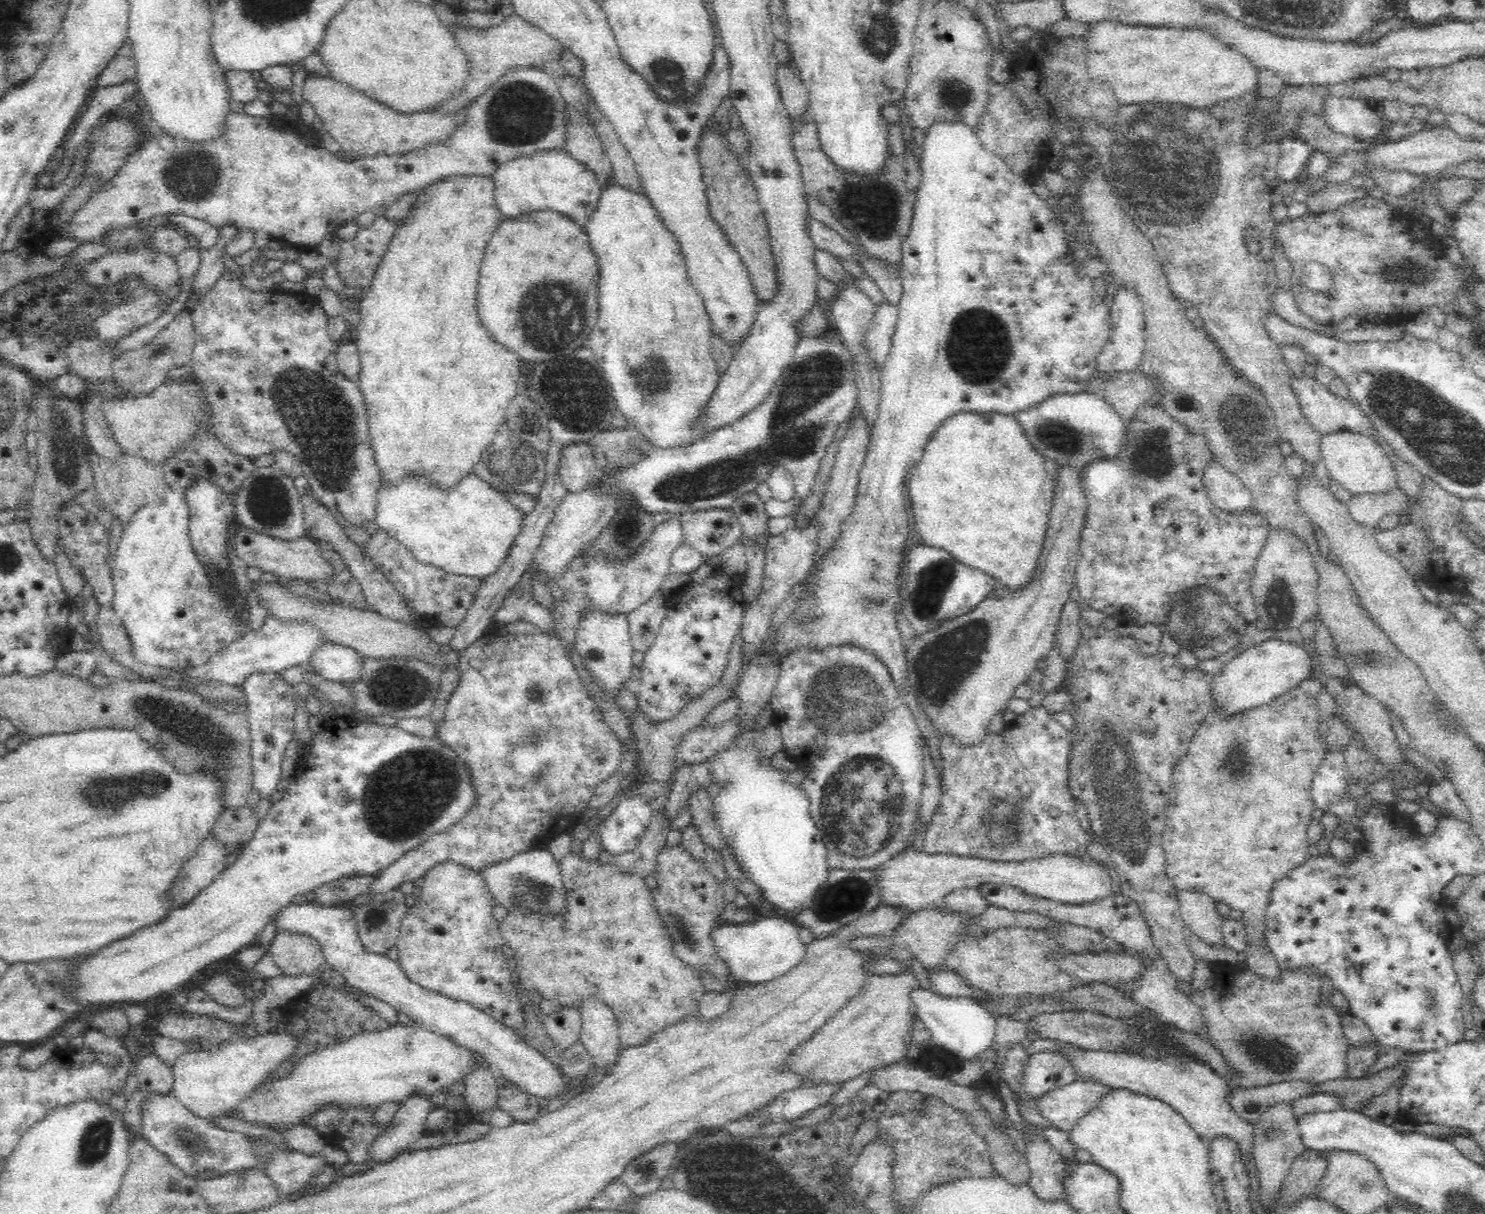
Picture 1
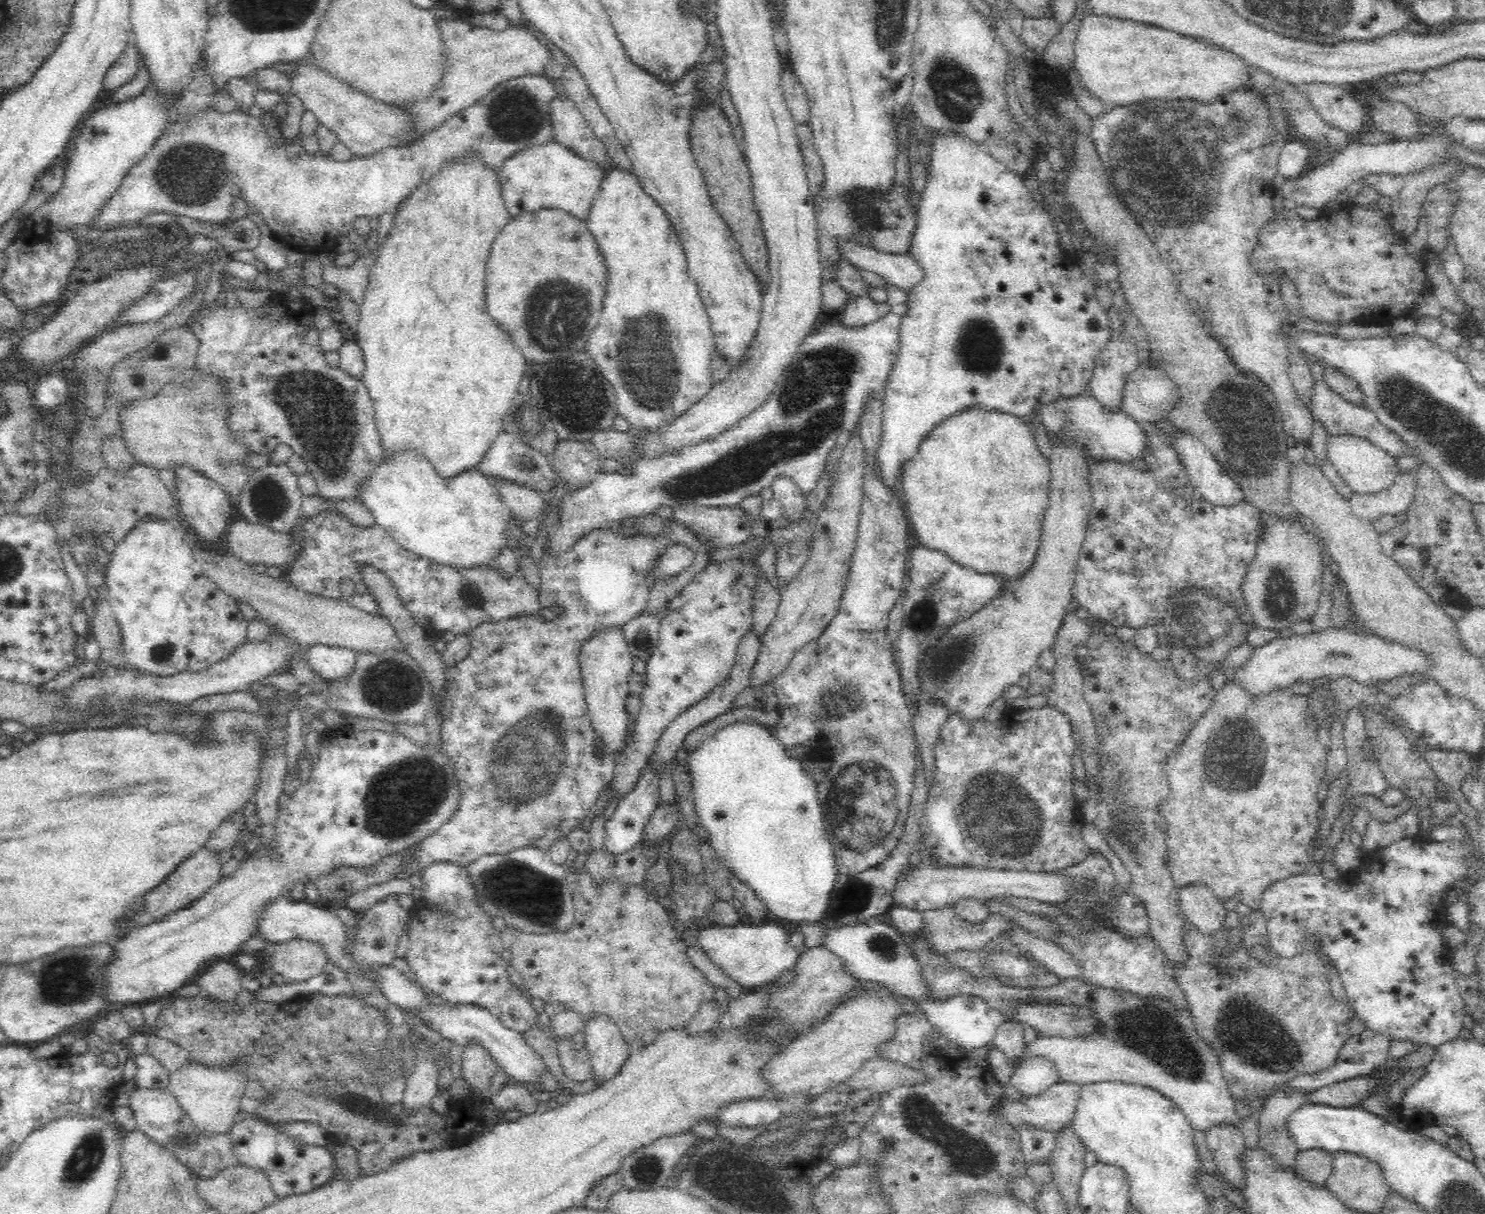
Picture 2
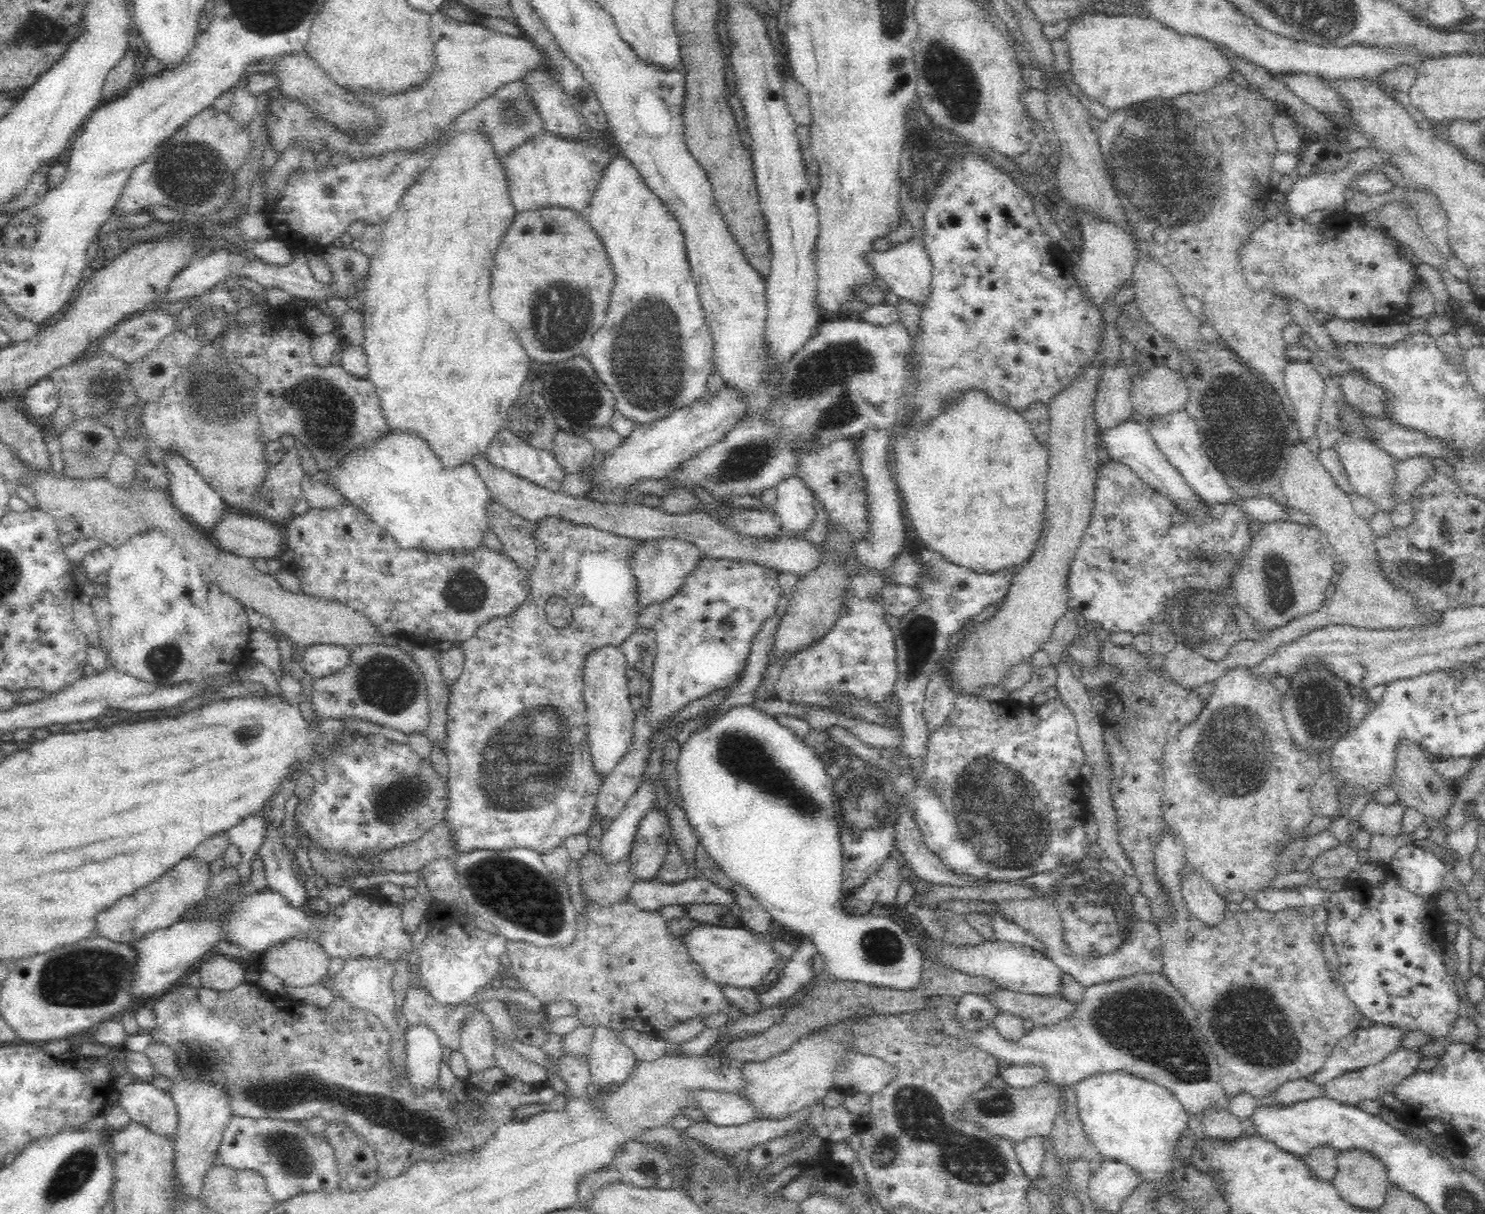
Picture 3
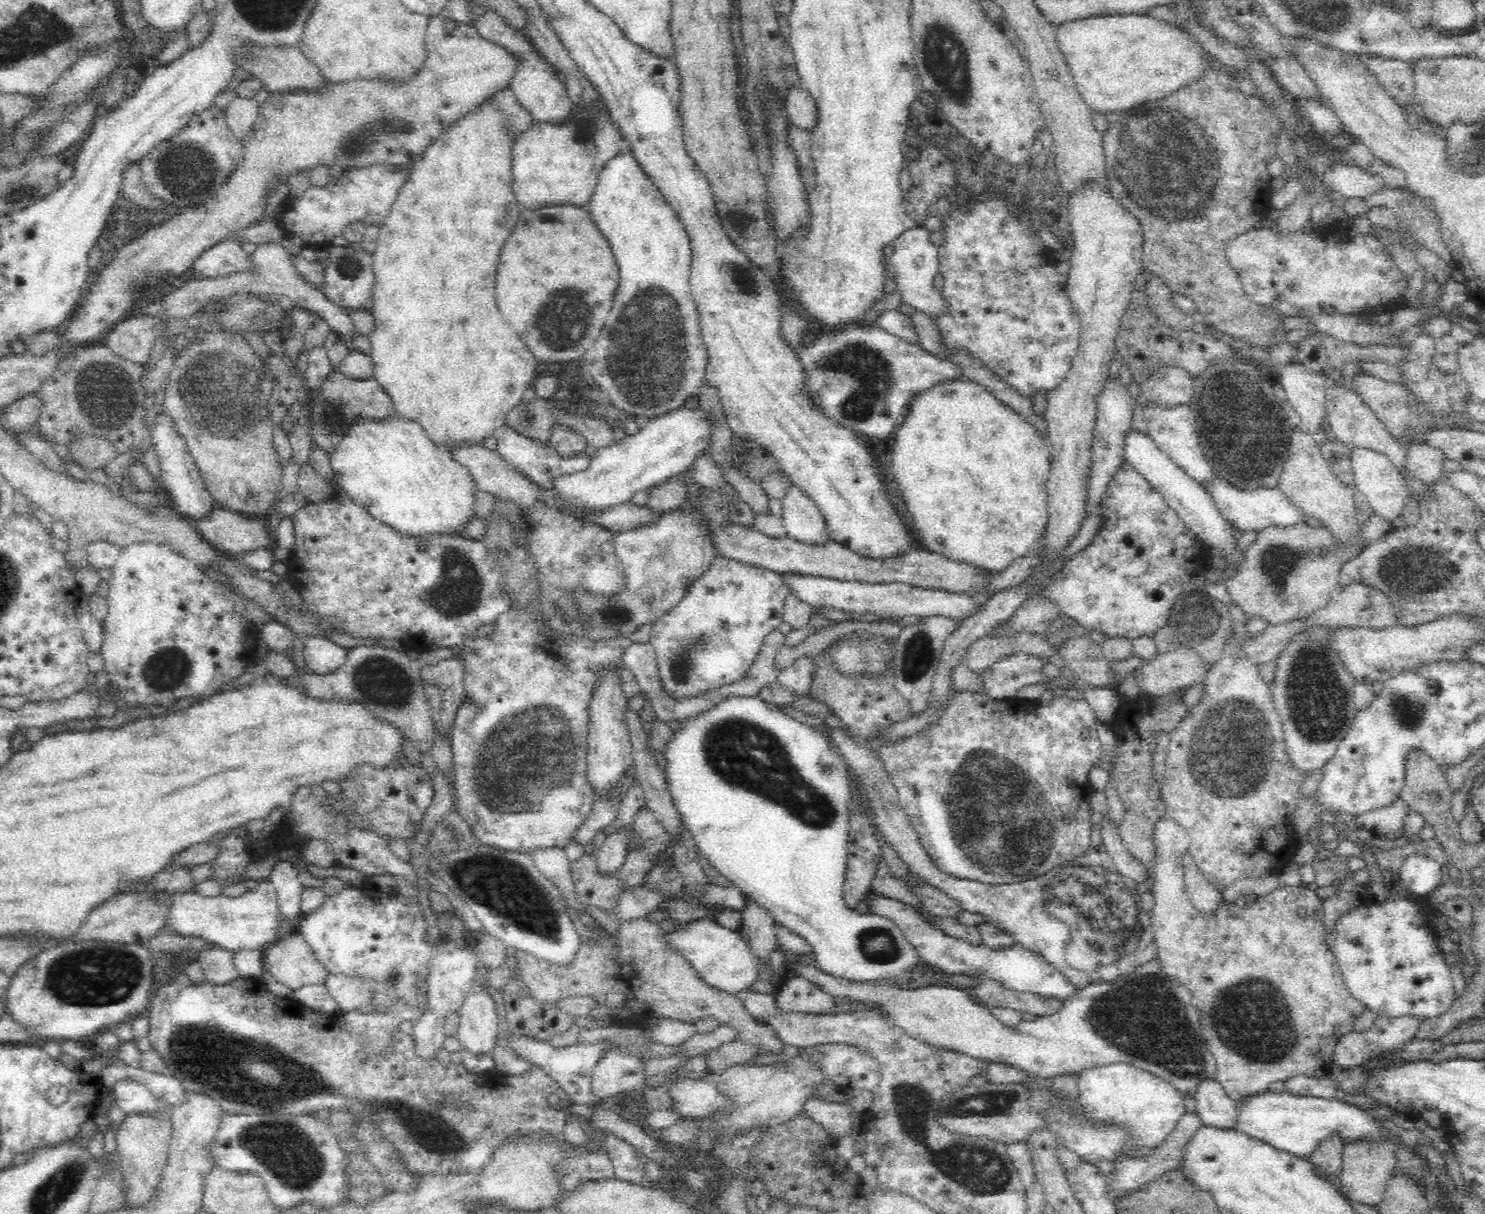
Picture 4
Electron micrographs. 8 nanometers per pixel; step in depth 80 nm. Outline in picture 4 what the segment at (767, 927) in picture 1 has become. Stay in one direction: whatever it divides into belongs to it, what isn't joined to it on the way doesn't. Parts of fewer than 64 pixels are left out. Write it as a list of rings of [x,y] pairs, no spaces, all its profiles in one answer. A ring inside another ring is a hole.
[[[711,918],[684,922],[674,932],[668,932],[667,938],[670,945],[676,945],[684,953],[704,981],[730,994],[752,988],[752,984],[759,980],[760,970],[769,964],[768,953],[760,955],[754,951],[748,944],[749,938],[740,929],[724,928]]]

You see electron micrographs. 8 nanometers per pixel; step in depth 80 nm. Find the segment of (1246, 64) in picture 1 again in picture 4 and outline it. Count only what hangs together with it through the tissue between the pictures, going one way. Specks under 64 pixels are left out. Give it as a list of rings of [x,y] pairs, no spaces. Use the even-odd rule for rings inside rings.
[[[1149,12],[1104,13],[1066,21],[1056,26],[1055,37],[1059,50],[1065,56],[1075,87],[1092,112],[1124,111],[1150,99],[1174,95],[1174,92],[1182,88],[1188,88],[1192,84],[1196,86],[1198,82],[1202,82],[1210,70],[1218,70],[1218,62],[1202,48],[1198,38],[1164,19],[1151,16]]]

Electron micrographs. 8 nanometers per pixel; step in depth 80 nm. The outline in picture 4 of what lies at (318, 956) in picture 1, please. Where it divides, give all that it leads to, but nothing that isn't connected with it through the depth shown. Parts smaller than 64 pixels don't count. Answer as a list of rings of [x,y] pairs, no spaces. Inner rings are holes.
[[[301,933],[268,945],[262,951],[262,959],[264,970],[286,990],[318,984],[330,973]]]

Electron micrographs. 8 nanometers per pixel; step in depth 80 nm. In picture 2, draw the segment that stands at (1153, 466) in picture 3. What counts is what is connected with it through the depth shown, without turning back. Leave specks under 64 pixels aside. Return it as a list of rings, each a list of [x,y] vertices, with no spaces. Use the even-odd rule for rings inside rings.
[[[1085,391],[1077,395],[1066,395],[1055,398],[1053,401],[1034,407],[1030,414],[1022,415],[1021,419],[1027,424],[1031,435],[1036,438],[1034,428],[1042,428],[1046,440],[1050,442],[1051,448],[1061,444],[1061,446],[1071,446],[1081,456],[1086,463],[1094,463],[1100,460],[1120,459],[1130,462],[1130,459],[1137,457],[1141,453],[1141,448],[1145,443],[1139,423],[1128,414],[1124,414],[1114,405],[1104,405],[1096,398],[1093,392]]]

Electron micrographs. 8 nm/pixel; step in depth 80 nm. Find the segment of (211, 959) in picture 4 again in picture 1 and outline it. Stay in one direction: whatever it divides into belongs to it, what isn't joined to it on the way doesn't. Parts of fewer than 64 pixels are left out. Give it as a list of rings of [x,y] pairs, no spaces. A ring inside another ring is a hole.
[[[214,974],[208,978],[202,988],[220,1005],[229,1010],[244,1007],[245,996],[242,986],[236,984],[230,976]]]

